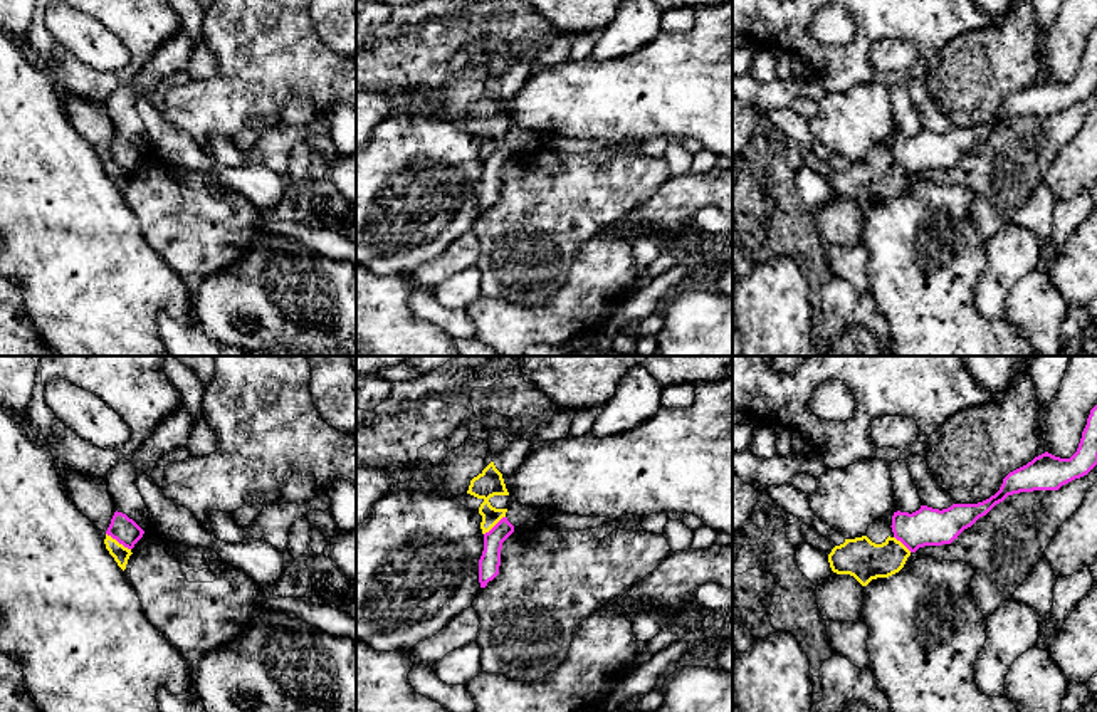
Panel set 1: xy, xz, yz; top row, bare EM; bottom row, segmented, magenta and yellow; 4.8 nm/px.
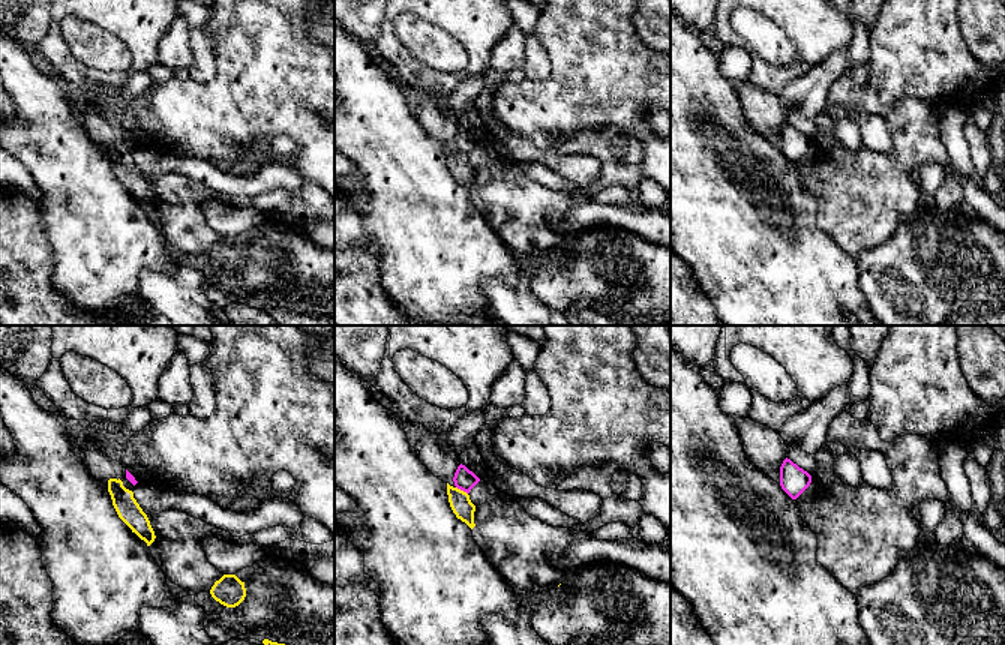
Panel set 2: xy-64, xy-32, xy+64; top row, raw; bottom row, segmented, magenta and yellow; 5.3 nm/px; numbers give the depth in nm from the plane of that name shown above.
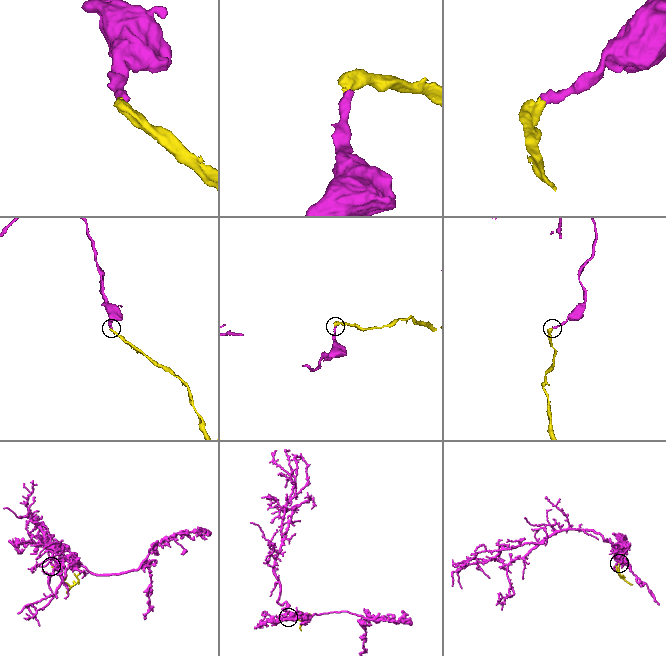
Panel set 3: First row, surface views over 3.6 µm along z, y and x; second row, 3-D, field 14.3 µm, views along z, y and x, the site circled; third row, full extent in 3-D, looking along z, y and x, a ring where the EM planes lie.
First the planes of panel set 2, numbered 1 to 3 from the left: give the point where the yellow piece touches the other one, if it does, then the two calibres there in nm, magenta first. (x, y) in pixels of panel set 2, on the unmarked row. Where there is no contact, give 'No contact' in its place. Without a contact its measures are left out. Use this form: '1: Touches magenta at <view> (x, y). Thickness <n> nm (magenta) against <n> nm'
1: No contact
2: Touches magenta at xy-32 (462, 153). Thickness 120 nm (magenta) against 120 nm
3: No contact

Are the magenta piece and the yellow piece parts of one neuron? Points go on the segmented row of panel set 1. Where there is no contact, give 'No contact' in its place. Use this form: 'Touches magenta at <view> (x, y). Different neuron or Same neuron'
Touches magenta at xy (118, 541). Different neuron

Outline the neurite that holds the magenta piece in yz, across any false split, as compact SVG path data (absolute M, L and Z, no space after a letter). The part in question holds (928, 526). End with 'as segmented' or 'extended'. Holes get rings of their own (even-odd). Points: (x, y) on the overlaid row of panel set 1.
M1097 405L1090 410L1077 452L1060 458L1048 452L1010 472L1000 490L978 504L953 504L947 509L921 505L919 510L894 512L892 532L911 552L924 546L951 544L958 536L986 516L1008 495L1033 490L1058 490L1087 475L1097 465Z; as segmented

